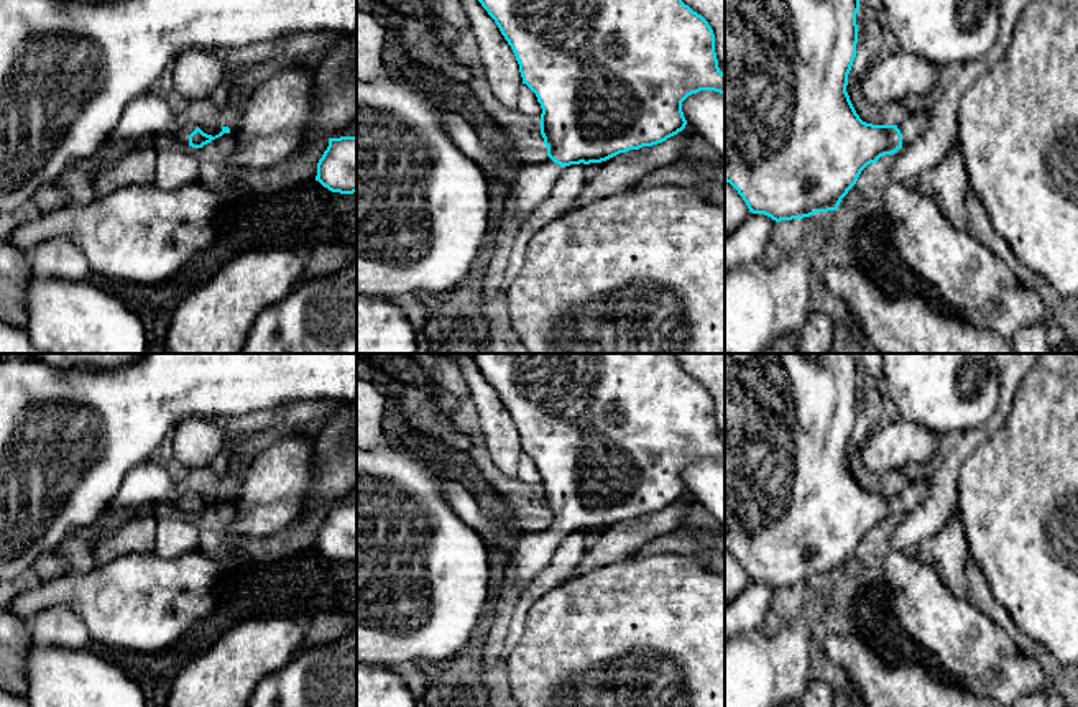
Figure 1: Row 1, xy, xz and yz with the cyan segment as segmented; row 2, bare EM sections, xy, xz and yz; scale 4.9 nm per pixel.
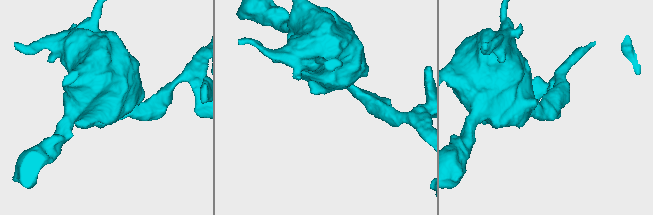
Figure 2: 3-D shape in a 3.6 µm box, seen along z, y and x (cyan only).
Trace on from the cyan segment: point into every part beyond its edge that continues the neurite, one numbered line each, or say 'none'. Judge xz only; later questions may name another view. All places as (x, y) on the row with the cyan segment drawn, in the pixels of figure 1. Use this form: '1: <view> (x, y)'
1: xz (529, 180)

